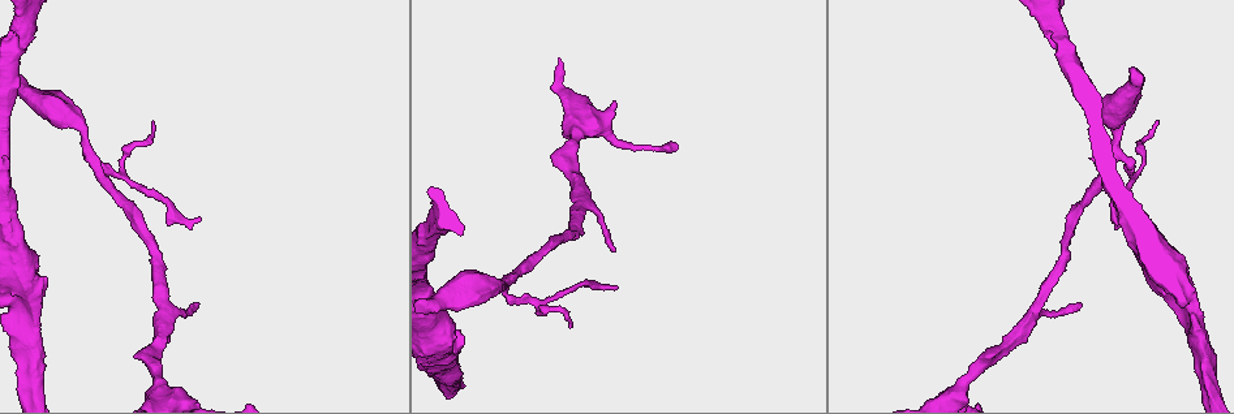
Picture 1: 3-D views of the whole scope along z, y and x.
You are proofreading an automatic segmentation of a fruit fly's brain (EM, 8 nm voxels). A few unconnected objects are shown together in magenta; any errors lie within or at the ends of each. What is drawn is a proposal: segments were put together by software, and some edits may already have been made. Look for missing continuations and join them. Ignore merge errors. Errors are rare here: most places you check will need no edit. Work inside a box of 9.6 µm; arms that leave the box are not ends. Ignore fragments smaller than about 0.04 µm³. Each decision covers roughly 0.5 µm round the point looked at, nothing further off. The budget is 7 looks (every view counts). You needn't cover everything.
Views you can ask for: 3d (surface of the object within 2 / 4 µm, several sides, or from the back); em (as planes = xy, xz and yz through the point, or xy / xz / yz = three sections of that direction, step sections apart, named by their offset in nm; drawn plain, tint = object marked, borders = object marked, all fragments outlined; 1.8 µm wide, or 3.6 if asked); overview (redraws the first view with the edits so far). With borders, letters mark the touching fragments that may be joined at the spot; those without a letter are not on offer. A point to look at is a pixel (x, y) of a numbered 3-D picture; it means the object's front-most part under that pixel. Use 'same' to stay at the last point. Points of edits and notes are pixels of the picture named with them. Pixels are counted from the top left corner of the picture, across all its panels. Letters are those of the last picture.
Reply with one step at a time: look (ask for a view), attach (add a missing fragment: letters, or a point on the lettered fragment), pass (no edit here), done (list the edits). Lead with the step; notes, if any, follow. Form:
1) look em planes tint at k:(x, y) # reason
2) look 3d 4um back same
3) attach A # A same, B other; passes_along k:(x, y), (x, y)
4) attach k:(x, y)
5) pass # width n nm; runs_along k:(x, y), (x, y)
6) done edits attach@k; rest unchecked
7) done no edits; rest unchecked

look em xz step 8 tint at 1:(1079, 307) # tapers out

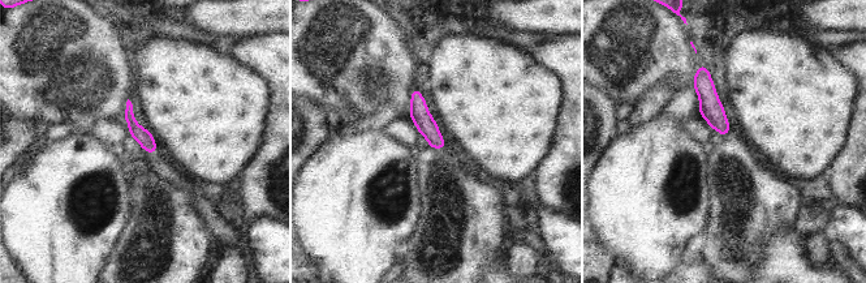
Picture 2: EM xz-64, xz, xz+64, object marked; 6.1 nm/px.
look em xy step 16 borders same # another direction

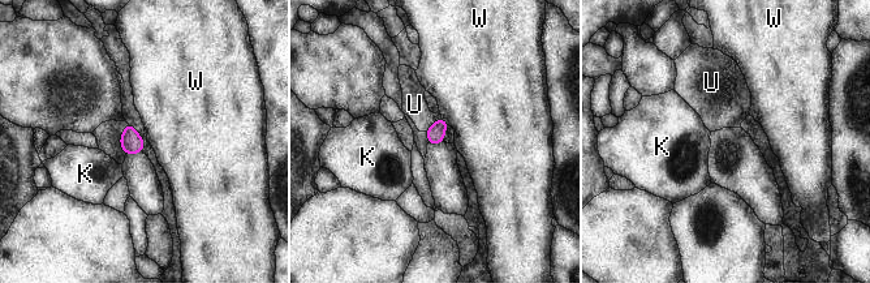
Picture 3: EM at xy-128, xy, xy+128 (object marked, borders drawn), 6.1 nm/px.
pass # K other, U other, W other; border 3:(440, 116), (425, 131); no lettered fragment goes on from it

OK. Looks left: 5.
look em planes borders at 1:(198, 216) # thin end

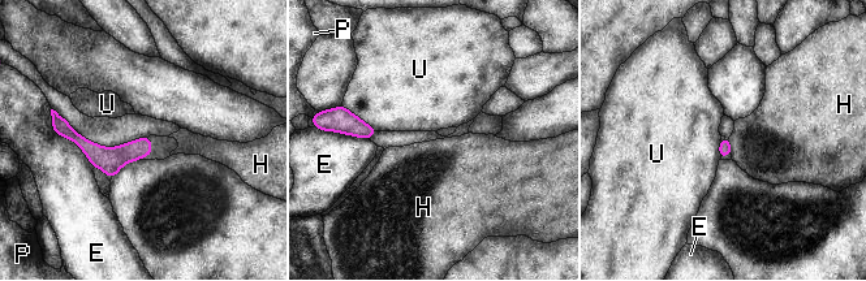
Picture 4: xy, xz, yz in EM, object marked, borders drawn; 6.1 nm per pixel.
pass # E other, H other, P other, U other; border 4:(728, 138), (731, 154); no lettered fragment goes on from it

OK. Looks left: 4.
look 3d 4um at 1:(1155, 121) # an open end

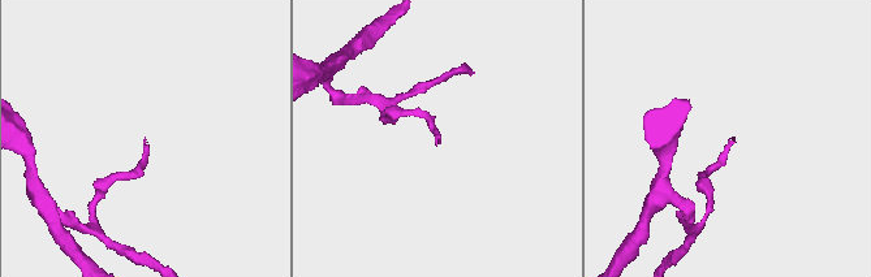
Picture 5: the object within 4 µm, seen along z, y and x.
look em xz step 16 borders at 5:(436, 144) # shape alone is not enough

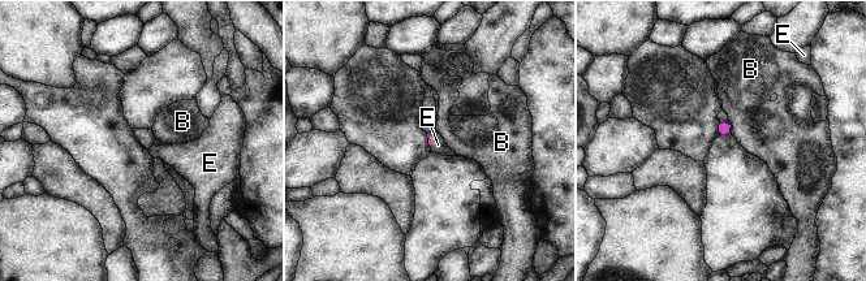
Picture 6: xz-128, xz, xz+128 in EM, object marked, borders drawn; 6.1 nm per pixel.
look em planes borders same # cut it another way

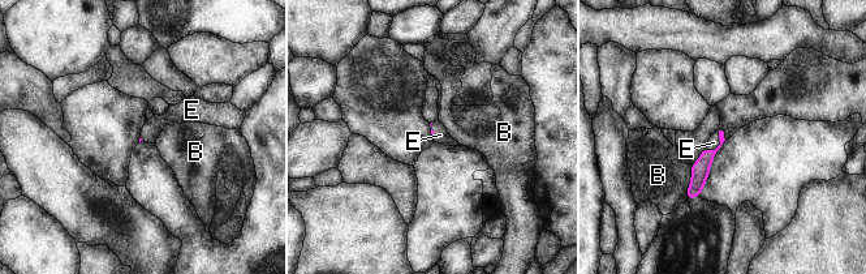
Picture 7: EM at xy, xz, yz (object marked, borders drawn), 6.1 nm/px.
attach E # B other, E same; passes_along 7:(699, 170), (720, 142), (714, 142); it goes on there

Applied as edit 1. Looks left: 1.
done edits attach@7; rest unchecked

